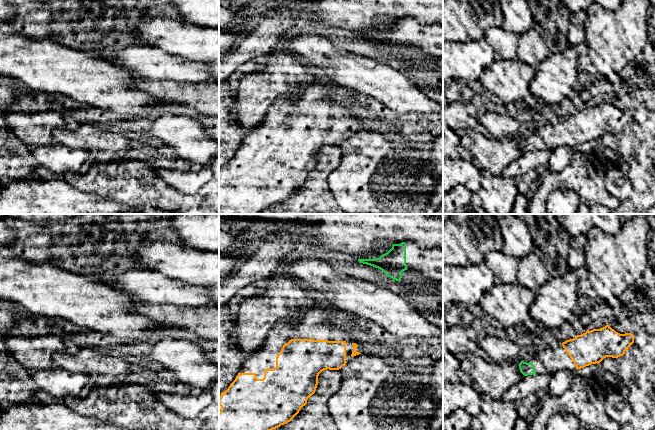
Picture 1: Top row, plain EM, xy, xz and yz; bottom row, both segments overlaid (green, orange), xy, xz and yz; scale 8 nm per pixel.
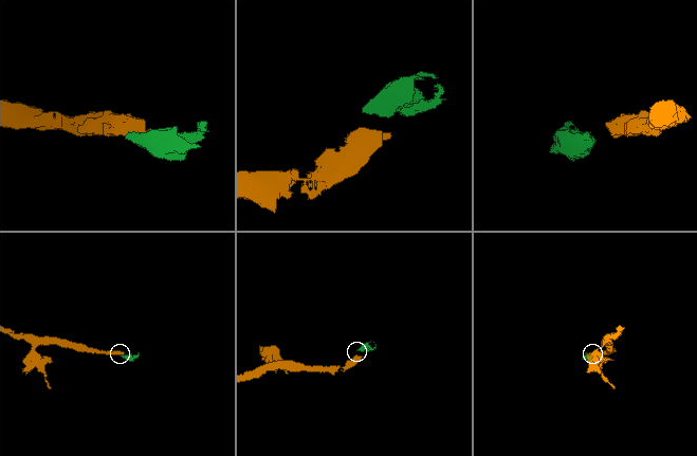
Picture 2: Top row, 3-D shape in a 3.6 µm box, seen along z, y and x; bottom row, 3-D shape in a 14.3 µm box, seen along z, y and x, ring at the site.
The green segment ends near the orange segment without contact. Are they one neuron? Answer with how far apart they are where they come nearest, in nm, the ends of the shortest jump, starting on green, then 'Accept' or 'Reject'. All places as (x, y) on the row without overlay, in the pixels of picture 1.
Distance 280 nm. Across: yz (532, 139), (563, 123). Accept

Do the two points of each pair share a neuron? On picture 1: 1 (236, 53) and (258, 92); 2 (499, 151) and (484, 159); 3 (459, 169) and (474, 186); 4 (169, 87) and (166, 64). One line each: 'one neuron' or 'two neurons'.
1: two neurons
2: one neuron
3: one neuron
4: two neurons

